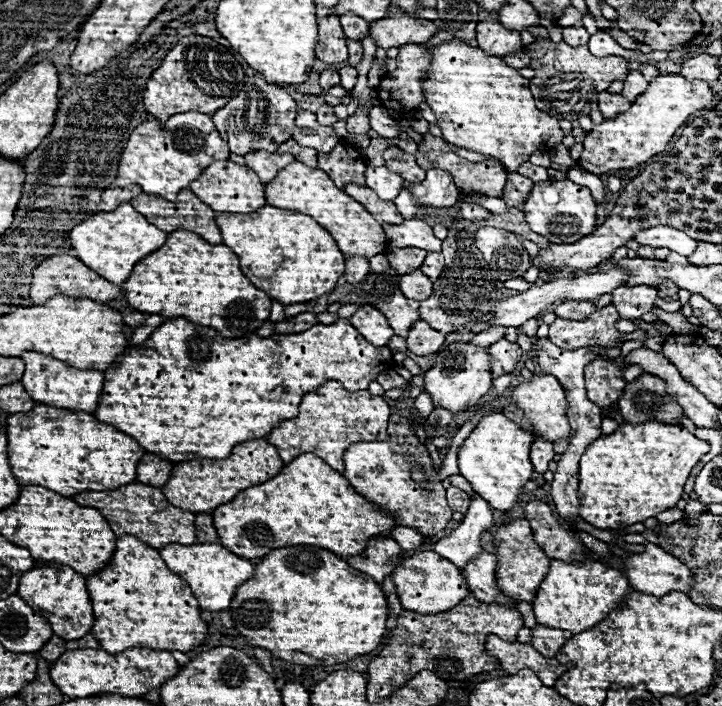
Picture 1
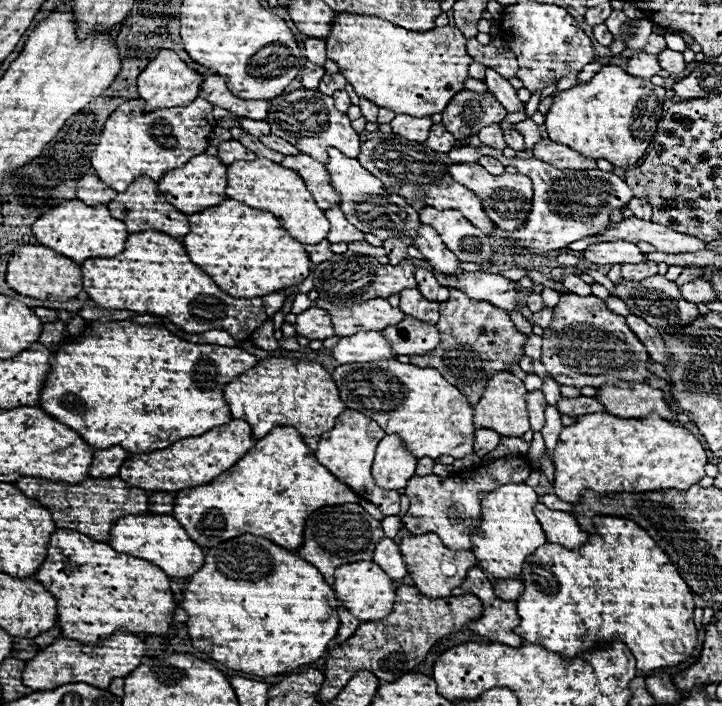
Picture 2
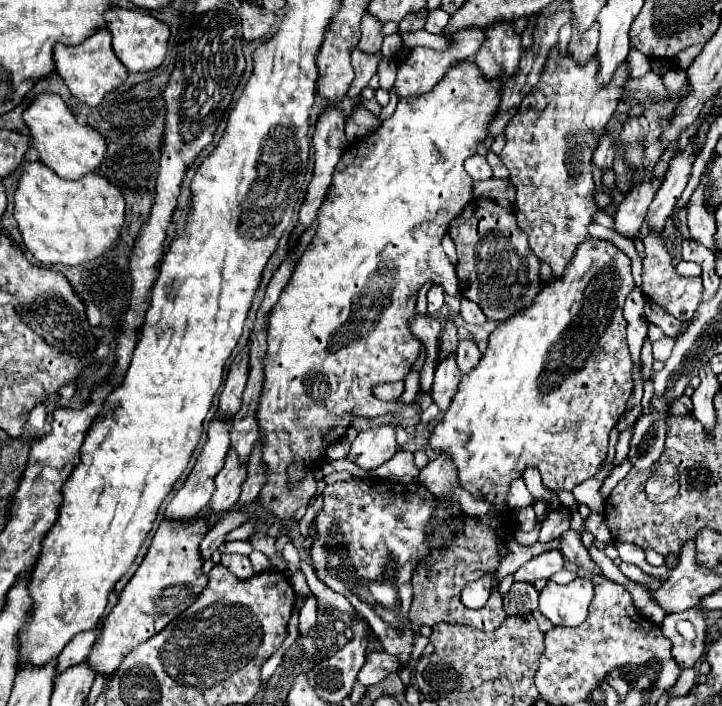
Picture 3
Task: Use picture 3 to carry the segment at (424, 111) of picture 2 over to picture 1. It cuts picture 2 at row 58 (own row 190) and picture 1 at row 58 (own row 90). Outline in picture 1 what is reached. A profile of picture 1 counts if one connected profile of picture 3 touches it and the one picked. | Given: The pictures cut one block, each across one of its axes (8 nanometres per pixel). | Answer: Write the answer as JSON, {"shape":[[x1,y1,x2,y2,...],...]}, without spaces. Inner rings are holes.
{"shape":[[444,40,436,48,430,48,430,70,422,84,426,104,438,120,442,138,448,144,500,160,508,172,528,162,532,152,544,146,554,150,562,142,558,120,536,108,528,80,502,58,492,58,476,46]]}

